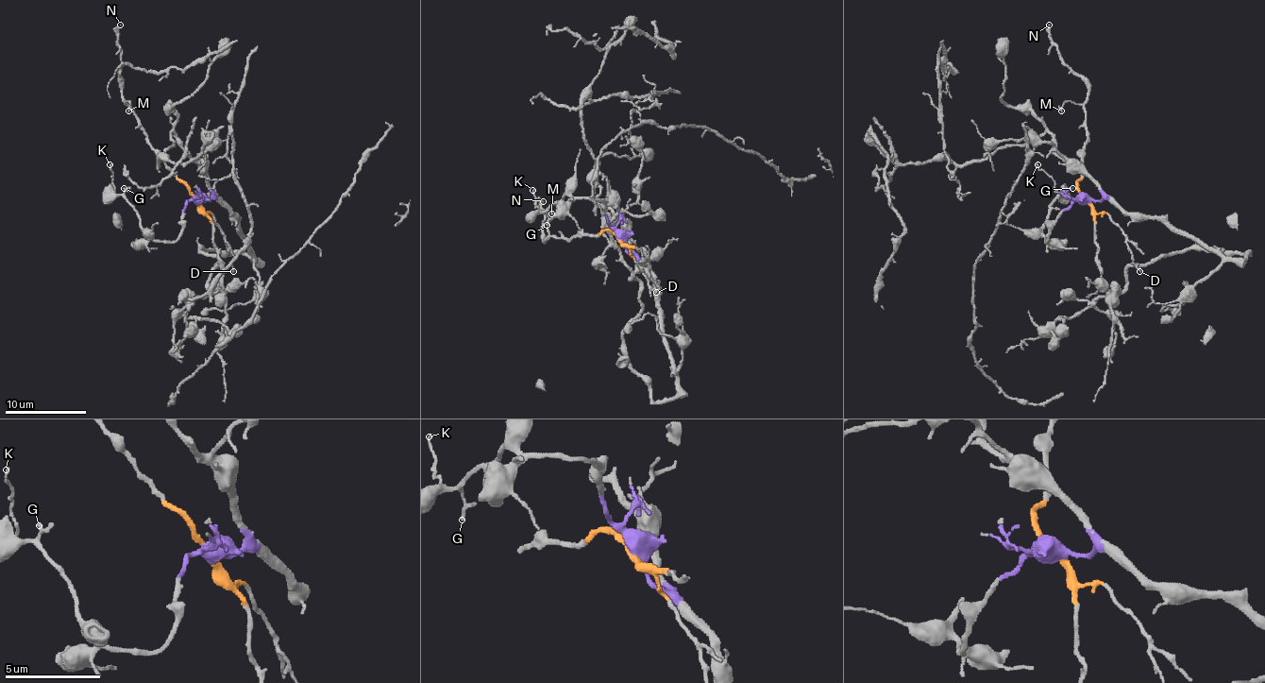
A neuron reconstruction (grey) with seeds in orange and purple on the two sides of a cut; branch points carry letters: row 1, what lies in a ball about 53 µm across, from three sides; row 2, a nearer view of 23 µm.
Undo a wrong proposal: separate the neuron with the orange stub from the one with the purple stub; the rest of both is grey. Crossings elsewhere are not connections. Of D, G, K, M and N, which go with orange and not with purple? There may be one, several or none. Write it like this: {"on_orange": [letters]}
{"on_orange": ["D", "M", "N"]}

